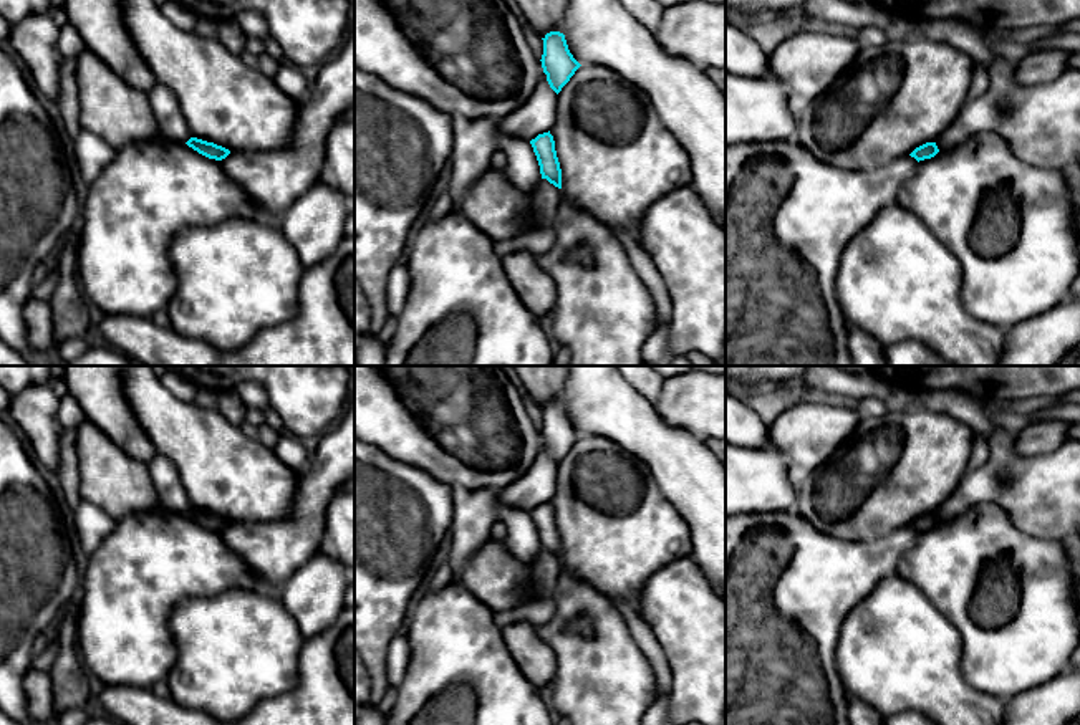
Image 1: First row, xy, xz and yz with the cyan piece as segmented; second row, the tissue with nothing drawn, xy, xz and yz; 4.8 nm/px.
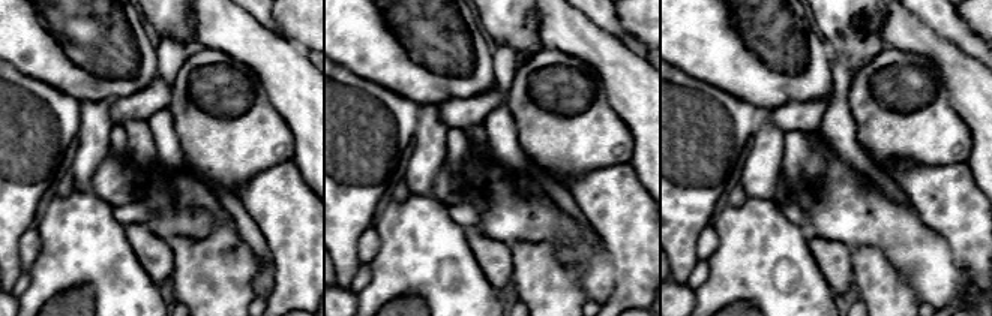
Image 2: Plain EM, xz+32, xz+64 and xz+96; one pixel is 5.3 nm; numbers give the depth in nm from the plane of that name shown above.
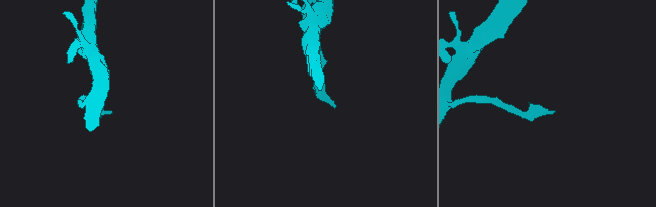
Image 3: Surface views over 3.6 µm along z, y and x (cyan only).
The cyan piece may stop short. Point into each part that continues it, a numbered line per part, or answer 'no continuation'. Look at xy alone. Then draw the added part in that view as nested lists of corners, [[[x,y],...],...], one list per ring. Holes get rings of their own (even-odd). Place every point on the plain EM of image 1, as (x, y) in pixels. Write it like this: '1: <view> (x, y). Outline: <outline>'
no continuation

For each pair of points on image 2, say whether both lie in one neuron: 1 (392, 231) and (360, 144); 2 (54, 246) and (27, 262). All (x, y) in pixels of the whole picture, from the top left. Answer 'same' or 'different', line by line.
1: different
2: different

